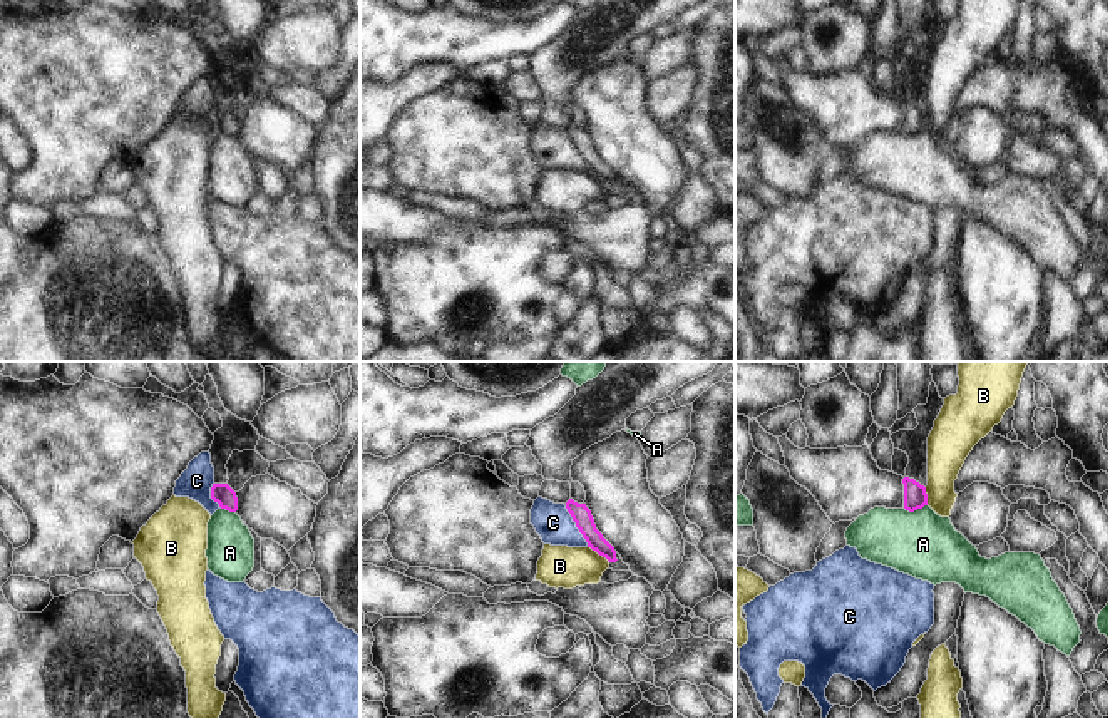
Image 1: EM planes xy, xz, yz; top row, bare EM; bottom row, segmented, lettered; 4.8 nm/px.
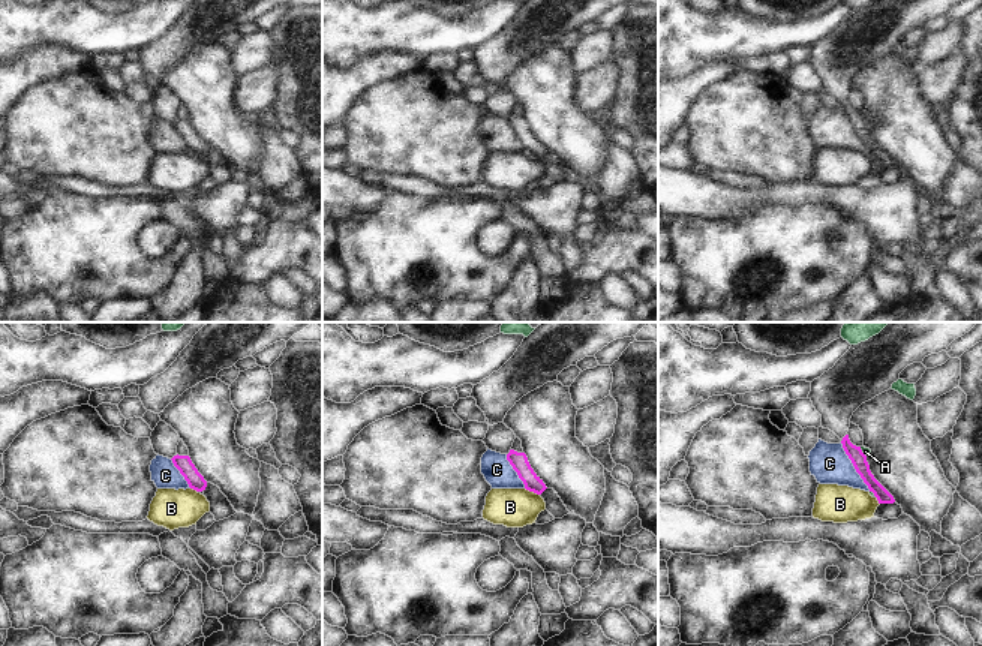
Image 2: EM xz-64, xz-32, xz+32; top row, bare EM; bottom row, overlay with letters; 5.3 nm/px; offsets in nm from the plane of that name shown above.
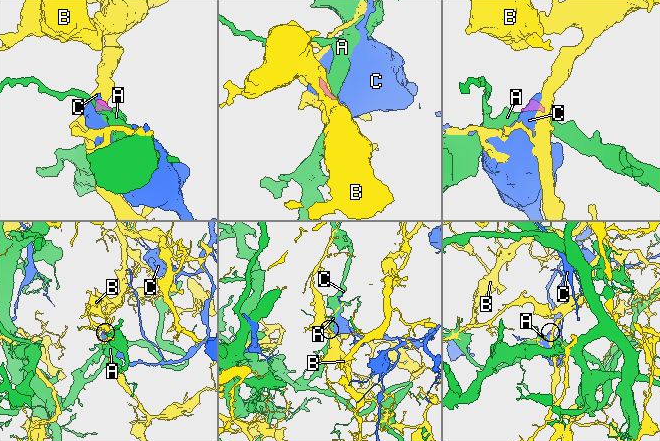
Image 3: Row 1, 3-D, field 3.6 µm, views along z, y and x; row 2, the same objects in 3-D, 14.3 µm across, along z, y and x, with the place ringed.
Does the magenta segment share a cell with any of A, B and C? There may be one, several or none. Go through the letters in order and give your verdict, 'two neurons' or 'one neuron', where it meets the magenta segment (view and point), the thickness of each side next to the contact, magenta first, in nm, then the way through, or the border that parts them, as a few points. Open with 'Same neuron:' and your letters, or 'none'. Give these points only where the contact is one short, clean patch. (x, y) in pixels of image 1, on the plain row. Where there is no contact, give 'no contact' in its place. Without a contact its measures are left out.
Same neuron: none
A: two neurons | yz (914, 134) | 110/320 nm | along yz (926, 129), (913, 136), (904, 134)
B: two neurons | xz (600, 179) | 90/200 nm | along xz (588, 171), (610, 186)
C: two neurons | xz (576, 151) | 90/180 nm | along xz (565, 131), (588, 171)

